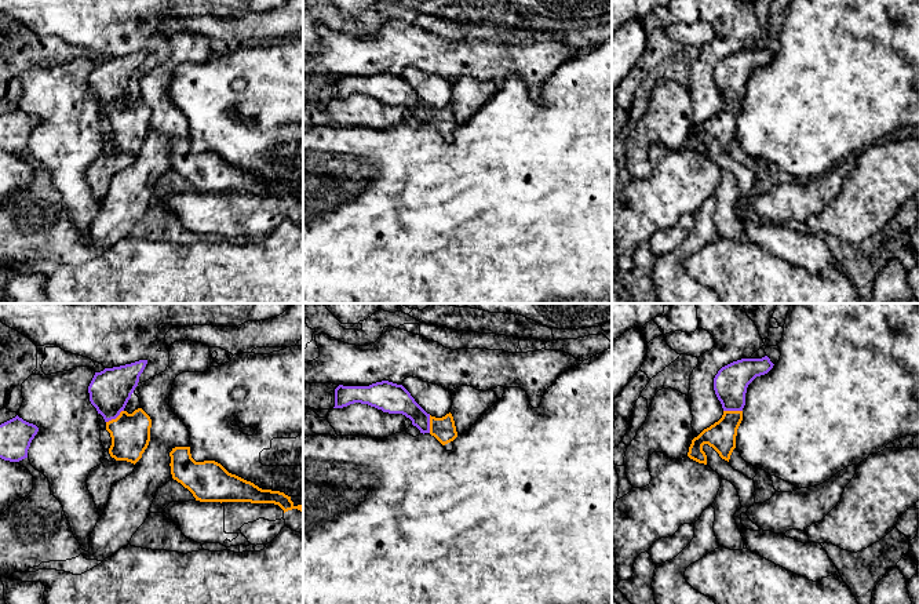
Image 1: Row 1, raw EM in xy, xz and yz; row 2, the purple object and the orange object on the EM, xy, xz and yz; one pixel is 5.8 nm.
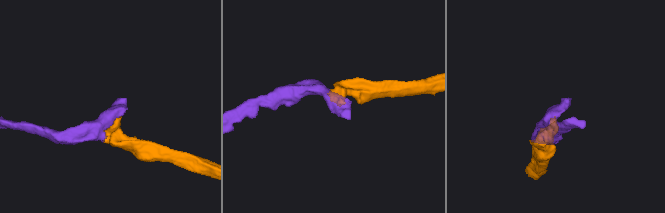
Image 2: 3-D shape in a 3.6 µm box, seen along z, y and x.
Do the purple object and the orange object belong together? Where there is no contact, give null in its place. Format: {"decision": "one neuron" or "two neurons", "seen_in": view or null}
{"decision": "one neuron", "seen_in": "xy"}

